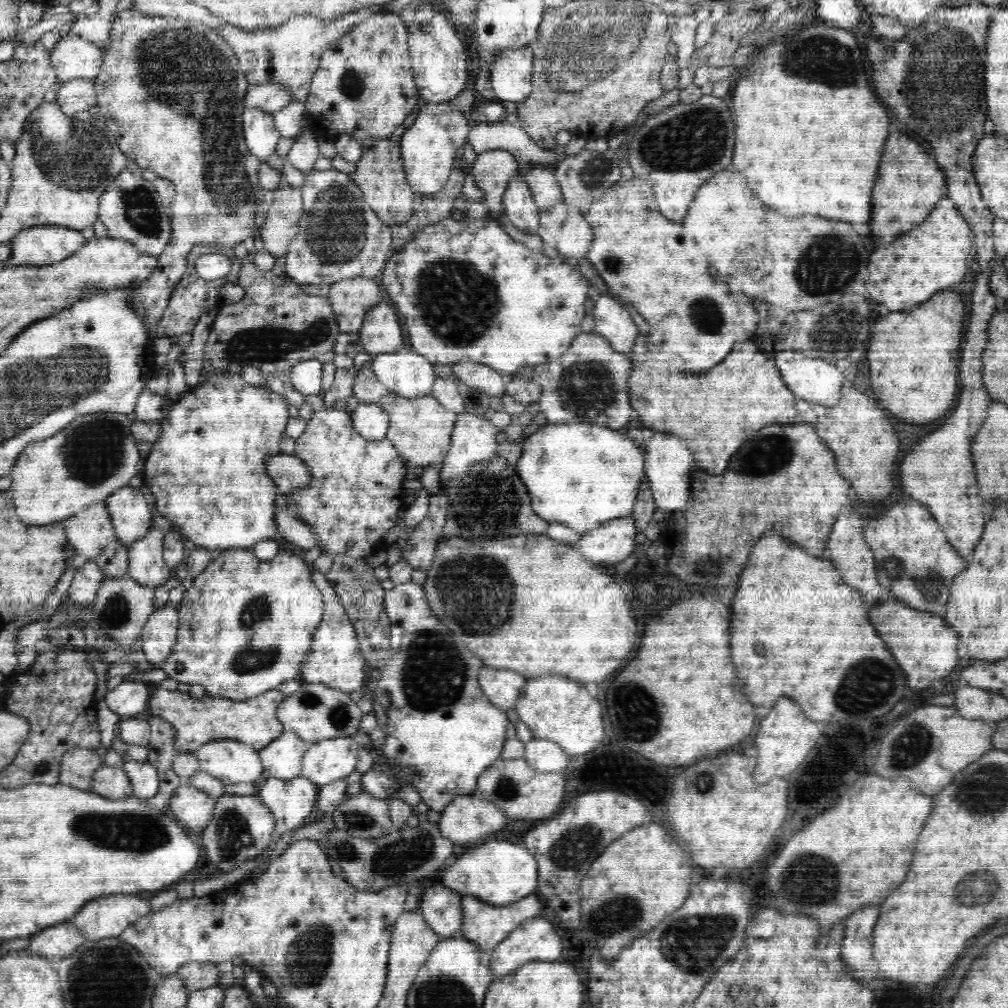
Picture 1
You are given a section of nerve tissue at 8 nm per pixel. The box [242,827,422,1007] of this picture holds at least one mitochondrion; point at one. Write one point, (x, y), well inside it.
(310, 956)

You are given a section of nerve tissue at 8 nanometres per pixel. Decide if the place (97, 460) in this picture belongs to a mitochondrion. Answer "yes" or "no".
yes

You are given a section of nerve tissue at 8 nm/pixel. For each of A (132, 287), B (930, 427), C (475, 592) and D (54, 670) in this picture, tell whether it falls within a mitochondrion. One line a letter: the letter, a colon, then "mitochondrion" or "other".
A: other
B: other
C: mitochondrion
D: other

